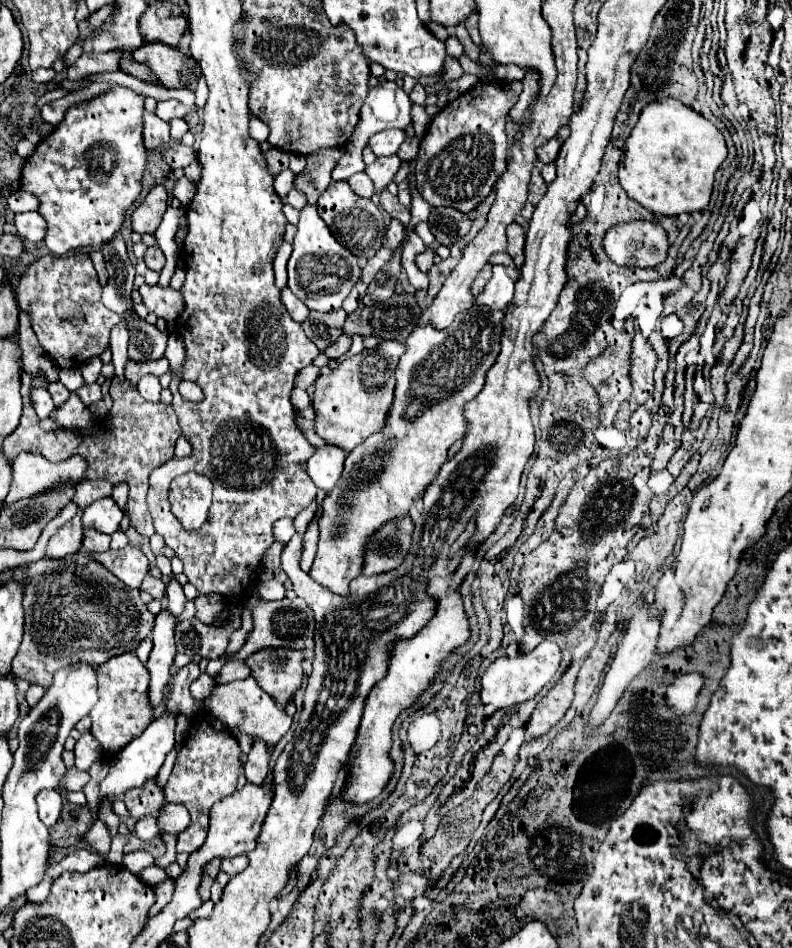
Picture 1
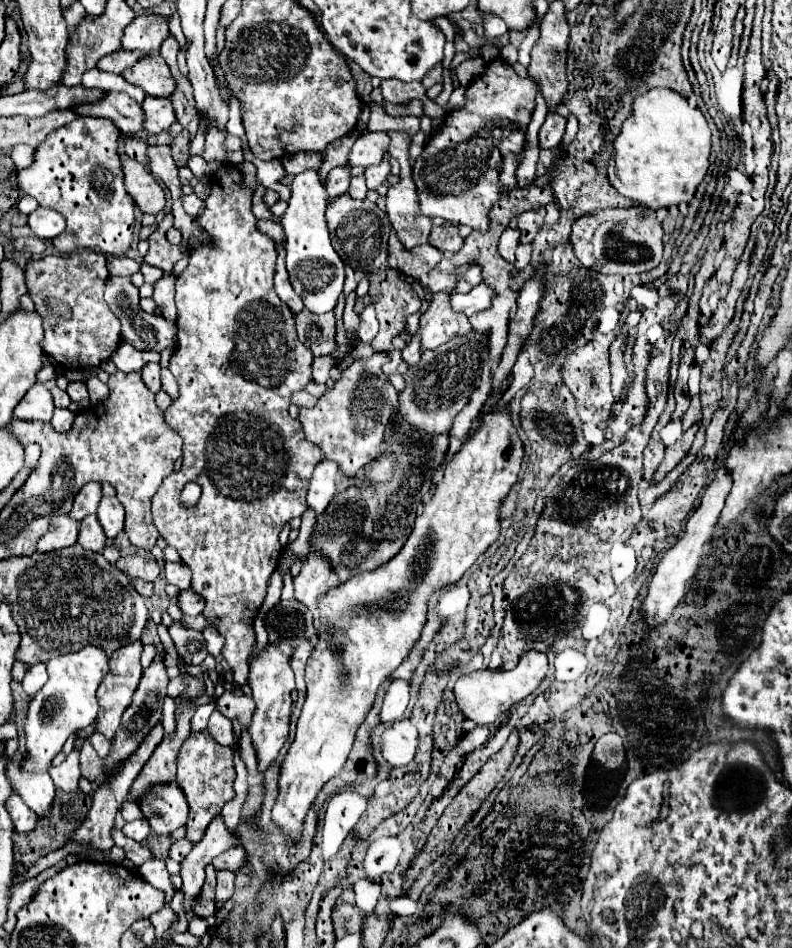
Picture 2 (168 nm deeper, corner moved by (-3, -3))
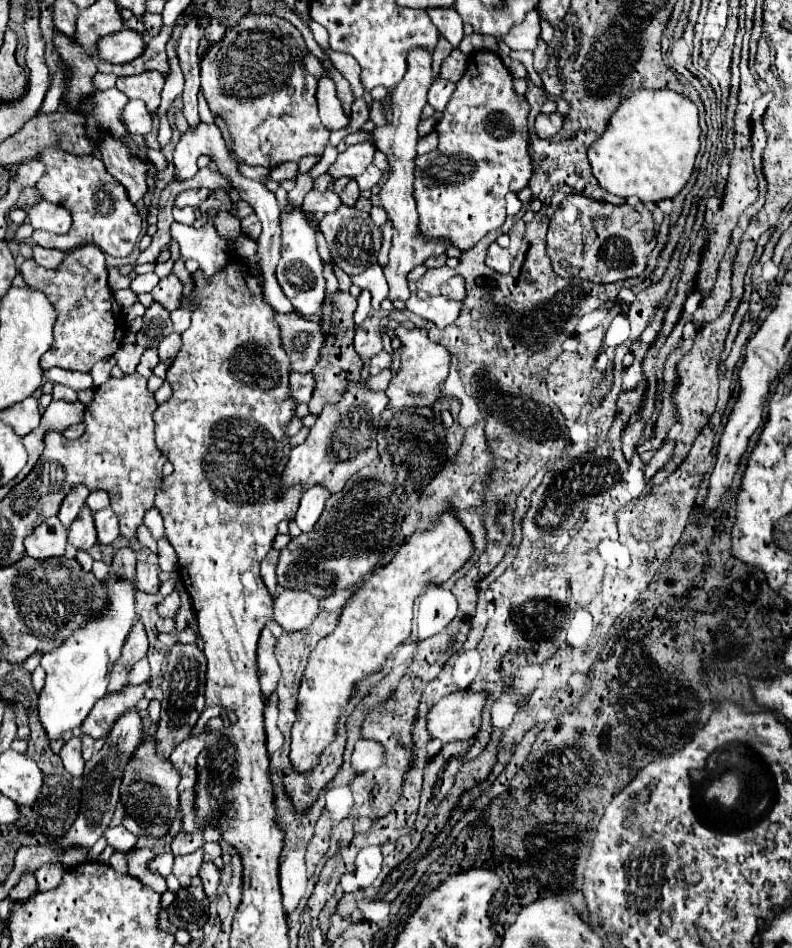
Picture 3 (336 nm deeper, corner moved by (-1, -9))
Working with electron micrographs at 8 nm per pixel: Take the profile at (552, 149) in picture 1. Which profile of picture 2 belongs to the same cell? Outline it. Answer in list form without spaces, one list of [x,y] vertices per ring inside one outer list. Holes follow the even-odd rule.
[[[548,115],[542,129],[540,129],[540,149],[554,149],[562,143],[566,129],[566,119],[562,115]]]

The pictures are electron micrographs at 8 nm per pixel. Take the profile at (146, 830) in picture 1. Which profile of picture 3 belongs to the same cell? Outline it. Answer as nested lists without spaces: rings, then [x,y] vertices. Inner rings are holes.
[[[118,825],[118,827],[108,827],[106,831],[104,831],[104,839],[106,839],[106,843],[110,845],[110,847],[114,847],[114,849],[118,849],[118,851],[128,851],[128,849],[132,849],[132,847],[136,847],[136,841],[138,841],[138,837],[134,837],[130,831],[126,831],[122,825]]]

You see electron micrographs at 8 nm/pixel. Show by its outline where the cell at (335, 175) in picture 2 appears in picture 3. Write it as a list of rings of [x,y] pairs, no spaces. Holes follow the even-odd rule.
[[[326,189],[324,193],[310,191],[304,197],[304,203],[302,205],[304,205],[306,211],[318,213],[318,215],[326,215],[326,213],[334,213],[342,205],[342,201],[340,201],[340,197],[332,189]]]

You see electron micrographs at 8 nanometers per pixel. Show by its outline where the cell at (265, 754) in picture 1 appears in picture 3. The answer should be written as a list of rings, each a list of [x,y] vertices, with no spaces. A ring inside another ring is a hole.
[[[264,627],[256,649],[256,667],[260,671],[260,687],[264,697],[268,697],[276,689],[276,683],[280,679],[280,667],[274,657],[274,643],[276,643],[276,637],[268,627]]]

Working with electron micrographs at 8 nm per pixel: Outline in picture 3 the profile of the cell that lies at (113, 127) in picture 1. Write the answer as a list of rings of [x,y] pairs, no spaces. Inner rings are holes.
[[[46,149],[38,157],[46,165],[46,173],[36,183],[44,201],[60,203],[72,213],[72,227],[66,235],[34,233],[32,239],[40,247],[72,251],[86,243],[98,245],[112,257],[128,257],[140,237],[140,213],[128,199],[126,189],[104,169],[104,163],[94,155],[72,155],[62,149]]]

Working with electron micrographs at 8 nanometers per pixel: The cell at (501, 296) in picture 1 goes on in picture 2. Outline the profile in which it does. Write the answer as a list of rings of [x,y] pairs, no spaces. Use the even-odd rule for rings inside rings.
[[[480,283],[478,287],[474,287],[470,293],[462,295],[462,293],[454,293],[452,295],[452,307],[456,311],[462,311],[466,317],[472,317],[474,313],[478,311],[484,311],[484,309],[490,309],[492,303],[494,303],[494,297],[496,297],[496,291],[486,285],[486,283]]]

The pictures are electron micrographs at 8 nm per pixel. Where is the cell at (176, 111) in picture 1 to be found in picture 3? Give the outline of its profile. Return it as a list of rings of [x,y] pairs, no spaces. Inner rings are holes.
[[[132,99],[122,109],[122,123],[130,135],[146,135],[152,129],[152,117],[144,109],[144,103]]]

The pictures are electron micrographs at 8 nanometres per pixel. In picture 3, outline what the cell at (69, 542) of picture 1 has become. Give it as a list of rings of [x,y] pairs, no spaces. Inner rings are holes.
[[[50,517],[48,521],[42,521],[26,539],[26,555],[34,559],[50,559],[64,555],[66,549],[66,537],[68,531],[56,517]]]

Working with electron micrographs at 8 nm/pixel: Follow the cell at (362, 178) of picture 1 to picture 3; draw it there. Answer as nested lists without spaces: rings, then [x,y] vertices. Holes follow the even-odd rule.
[[[350,179],[348,181],[348,185],[344,187],[344,191],[340,193],[340,199],[342,199],[342,203],[344,205],[348,205],[348,207],[352,207],[354,203],[356,203],[356,199],[360,197],[360,189],[358,189],[358,183],[354,181],[354,179]]]

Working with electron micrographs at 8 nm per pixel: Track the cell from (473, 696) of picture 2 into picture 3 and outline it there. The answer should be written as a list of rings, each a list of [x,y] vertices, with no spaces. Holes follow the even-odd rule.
[[[462,689],[462,691],[456,691],[456,693],[442,697],[428,711],[428,721],[426,721],[428,735],[432,739],[440,739],[442,743],[472,739],[480,727],[480,713],[482,713],[484,703],[486,703],[486,693],[472,693],[468,689]]]

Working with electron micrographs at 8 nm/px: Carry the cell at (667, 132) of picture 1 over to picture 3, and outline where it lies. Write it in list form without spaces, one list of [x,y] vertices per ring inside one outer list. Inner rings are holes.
[[[640,89],[624,97],[608,119],[606,131],[588,147],[588,161],[598,183],[618,197],[636,195],[644,203],[658,203],[680,193],[694,171],[694,159],[700,149],[698,107],[684,95],[668,89]]]

